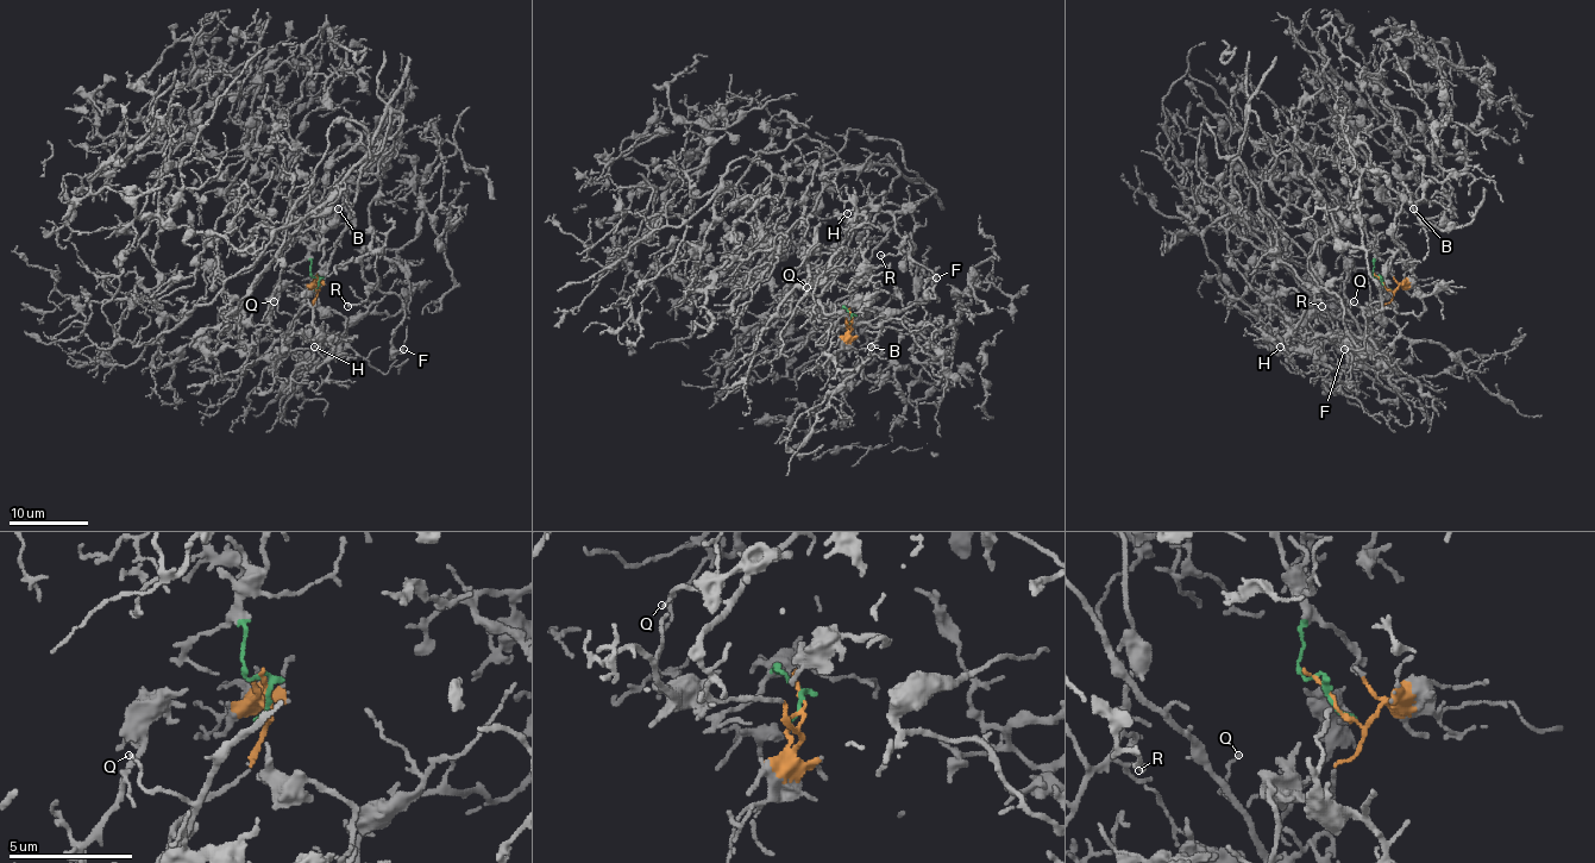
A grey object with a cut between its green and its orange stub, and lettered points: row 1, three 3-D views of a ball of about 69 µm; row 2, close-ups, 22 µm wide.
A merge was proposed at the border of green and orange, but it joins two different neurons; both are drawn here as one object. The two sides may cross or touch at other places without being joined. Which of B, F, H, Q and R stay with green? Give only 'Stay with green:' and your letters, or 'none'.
Stay with green: B, F, H, R

